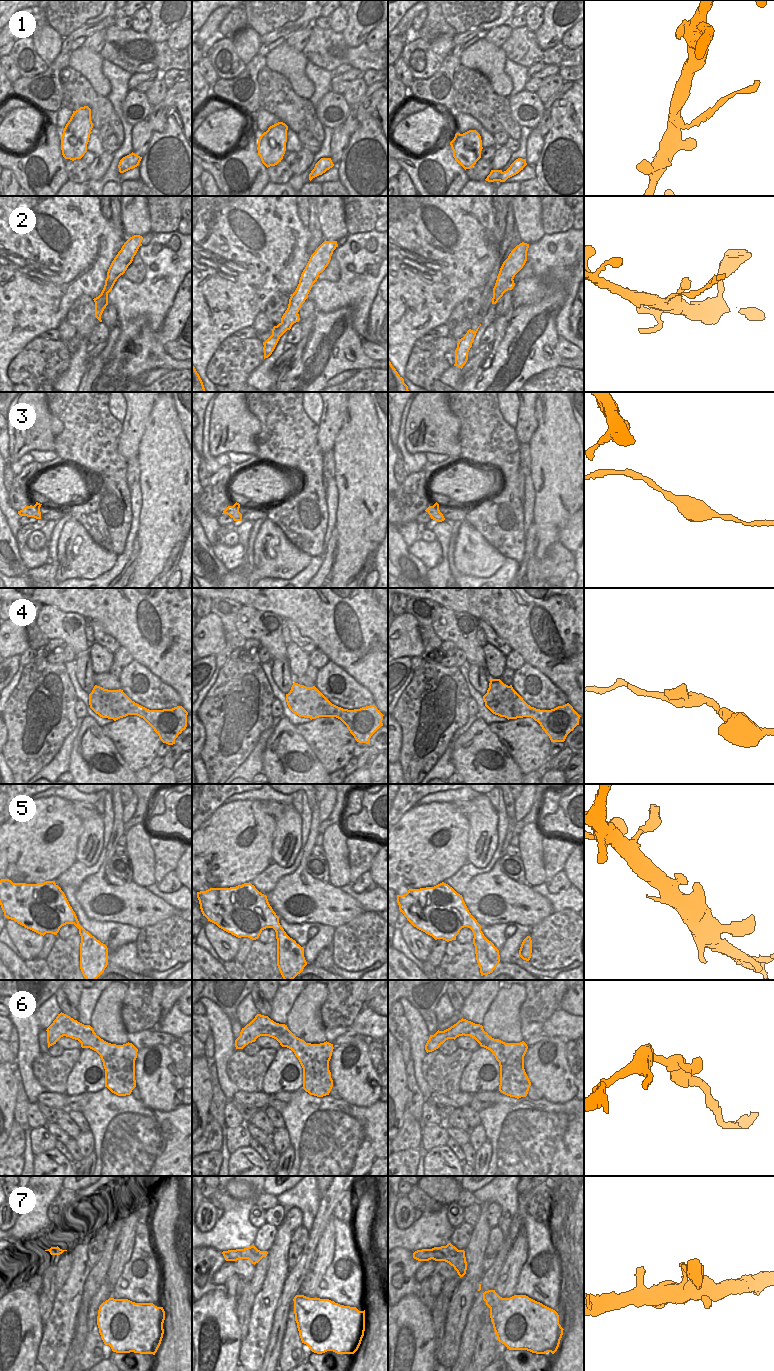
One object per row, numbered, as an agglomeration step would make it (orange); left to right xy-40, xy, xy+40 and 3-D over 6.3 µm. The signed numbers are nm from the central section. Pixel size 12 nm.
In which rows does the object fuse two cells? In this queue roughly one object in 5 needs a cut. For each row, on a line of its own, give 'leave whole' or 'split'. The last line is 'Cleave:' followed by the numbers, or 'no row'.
1: leave whole
2: split
3: leave whole
4: leave whole
5: leave whole
6: leave whole
7: leave whole
Cleave: 2

